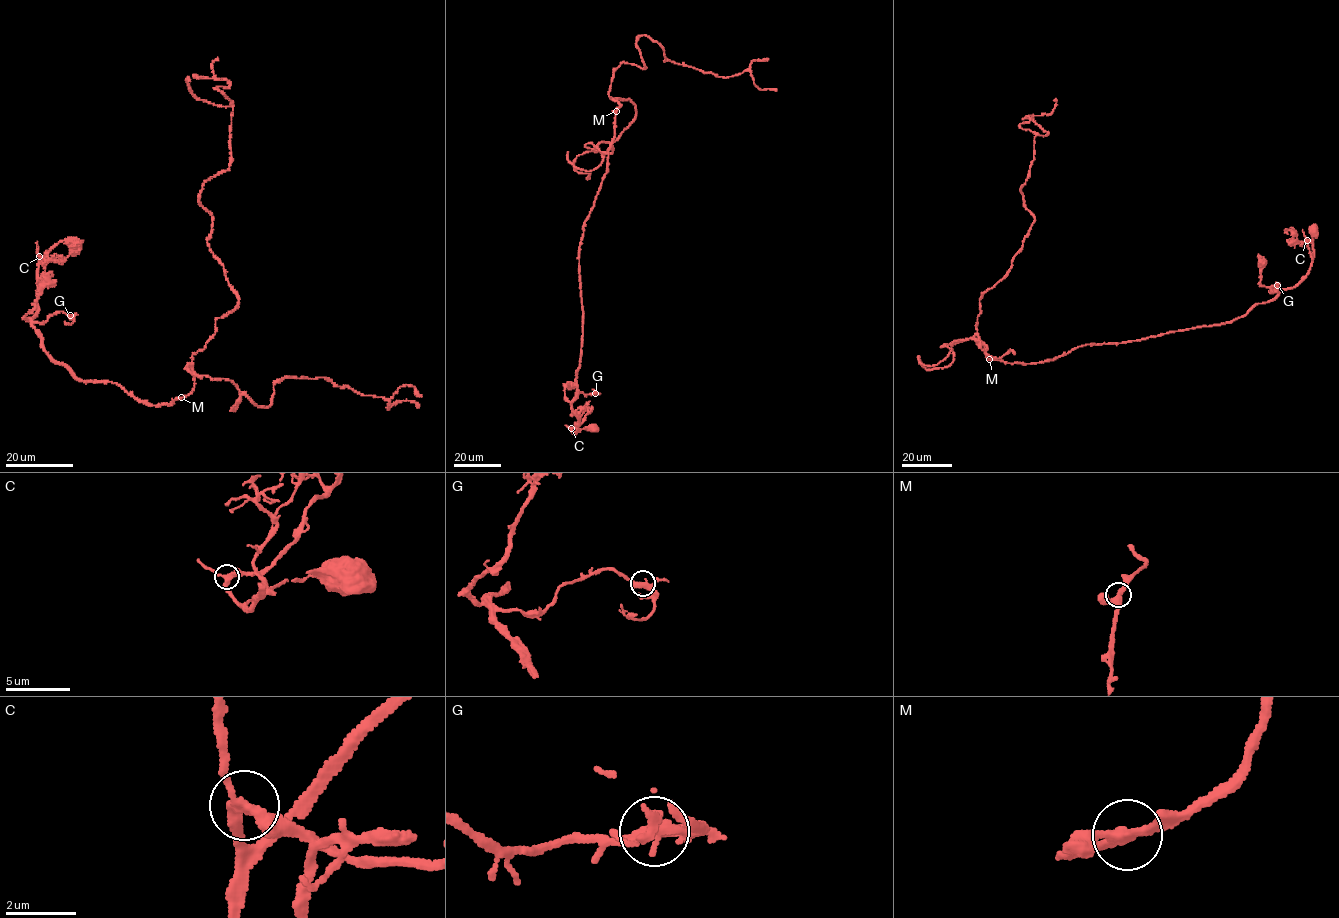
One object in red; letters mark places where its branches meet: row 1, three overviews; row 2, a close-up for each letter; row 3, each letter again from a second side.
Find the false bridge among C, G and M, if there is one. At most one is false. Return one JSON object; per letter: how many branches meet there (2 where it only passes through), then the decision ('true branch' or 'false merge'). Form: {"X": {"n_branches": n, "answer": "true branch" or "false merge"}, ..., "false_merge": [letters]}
{"C": {"n_branches": 3, "answer": "true branch"}, "G": {"n_branches": 3, "answer": "true branch"}, "M": {"n_branches": 3, "answer": "true branch"}, "false_merge": []}

